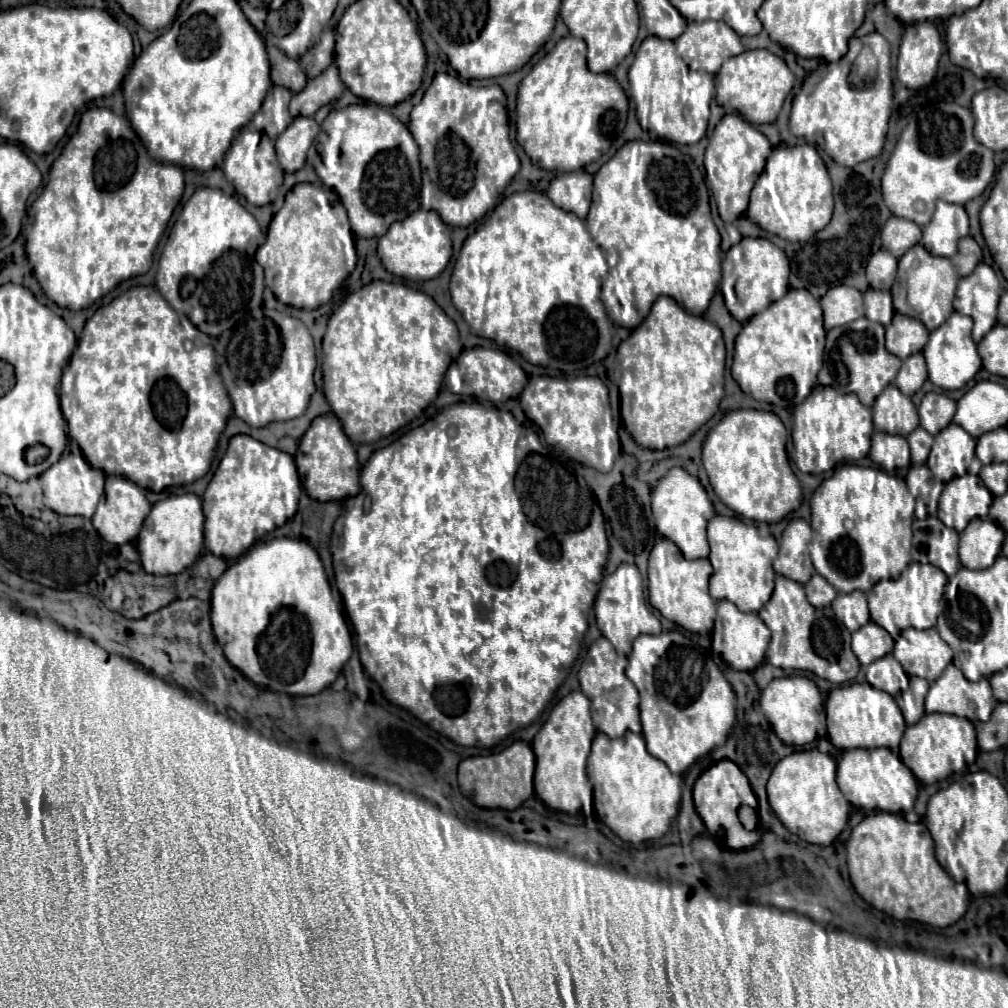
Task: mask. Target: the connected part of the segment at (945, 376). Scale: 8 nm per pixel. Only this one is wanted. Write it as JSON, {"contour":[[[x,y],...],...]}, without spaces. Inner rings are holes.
{"contour":[[[954,312],[940,328],[936,328],[936,332],[930,332],[930,340],[922,354],[928,364],[928,378],[934,386],[942,390],[960,390],[966,382],[970,382],[976,376],[982,362],[970,332],[972,332],[972,318],[960,312]]]}

